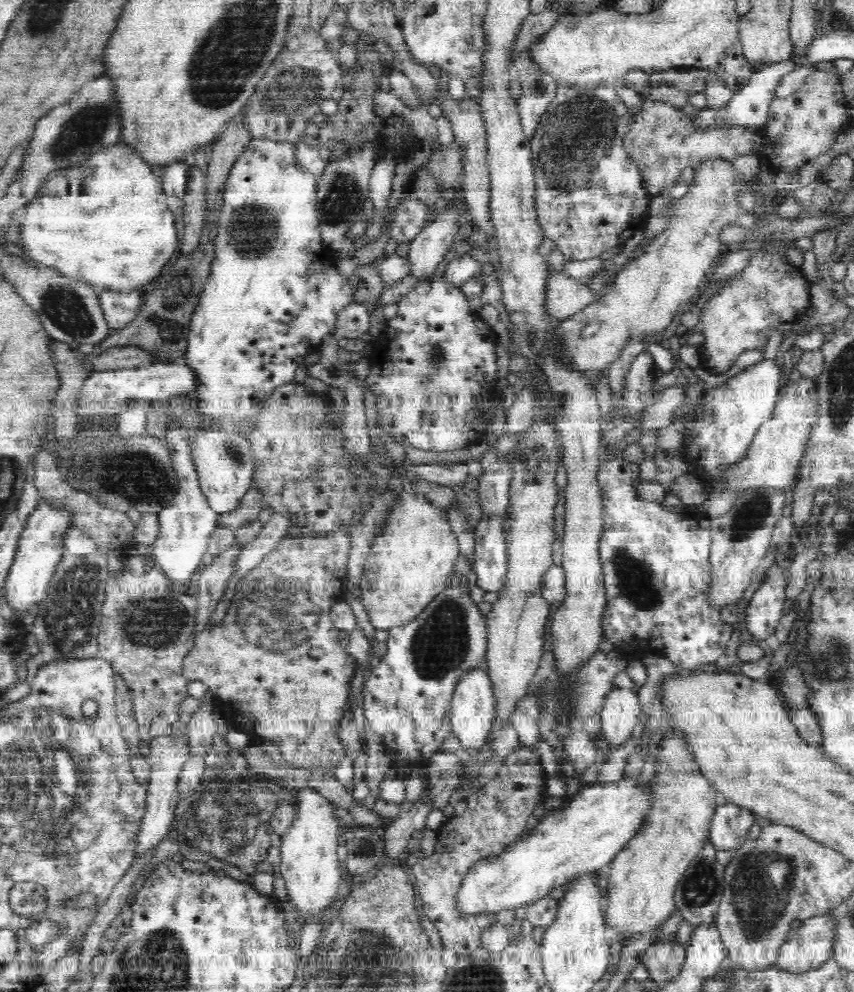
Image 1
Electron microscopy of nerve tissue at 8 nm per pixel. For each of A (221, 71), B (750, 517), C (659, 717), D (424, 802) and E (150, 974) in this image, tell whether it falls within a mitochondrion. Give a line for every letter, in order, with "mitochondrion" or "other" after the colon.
A: mitochondrion
B: mitochondrion
C: other
D: other
E: mitochondrion

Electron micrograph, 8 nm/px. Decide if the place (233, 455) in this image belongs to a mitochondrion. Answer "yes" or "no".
yes

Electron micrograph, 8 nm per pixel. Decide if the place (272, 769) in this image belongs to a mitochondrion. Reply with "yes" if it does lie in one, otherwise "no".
yes

